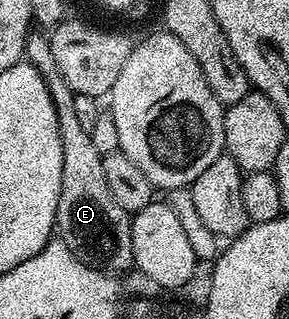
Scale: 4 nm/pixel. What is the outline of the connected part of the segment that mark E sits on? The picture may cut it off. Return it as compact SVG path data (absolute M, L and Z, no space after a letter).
M29 31L24 47L27 63L42 74L58 114L60 137L62 138L62 186L58 194L56 227L59 239L81 260L85 260L101 270L111 270L121 274L133 267L132 258L132 216L110 194L110 185L106 183L106 173L102 170L103 156L94 146L94 138L89 128L82 126L78 114L74 111L76 93L62 78L62 70L54 62L52 41L43 31Z

